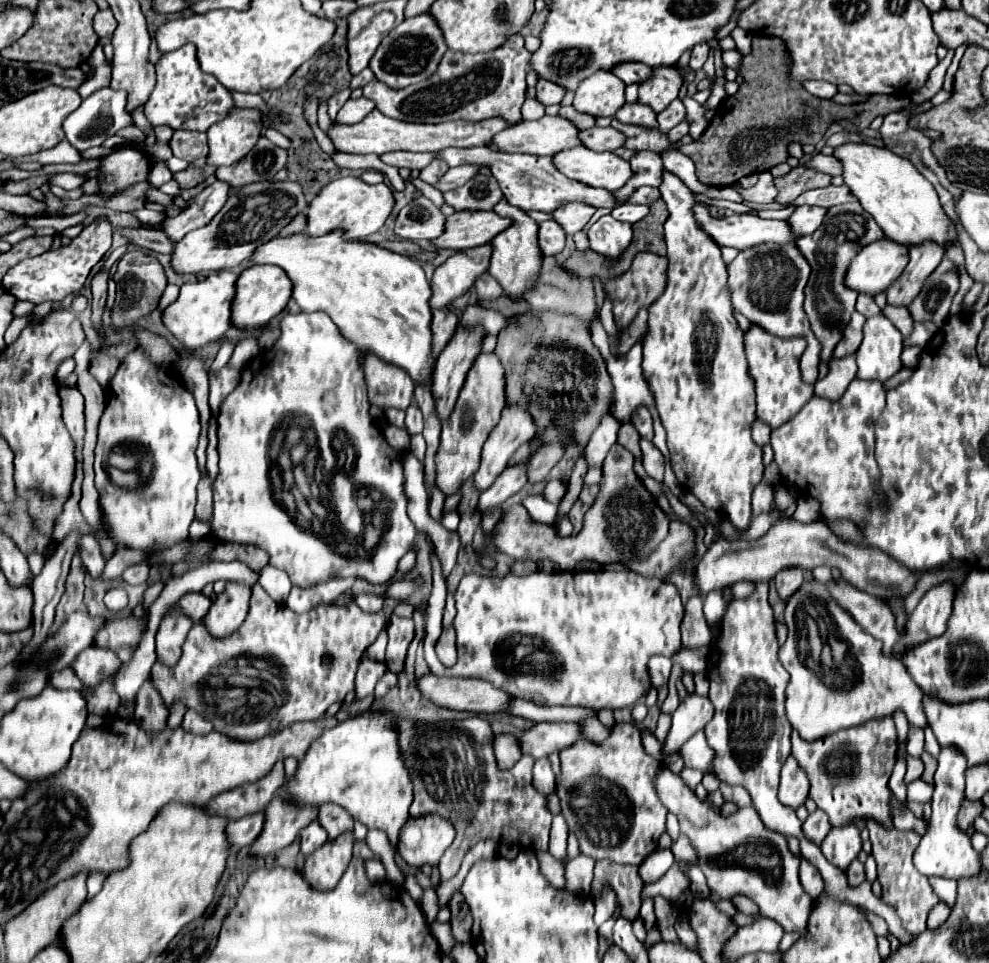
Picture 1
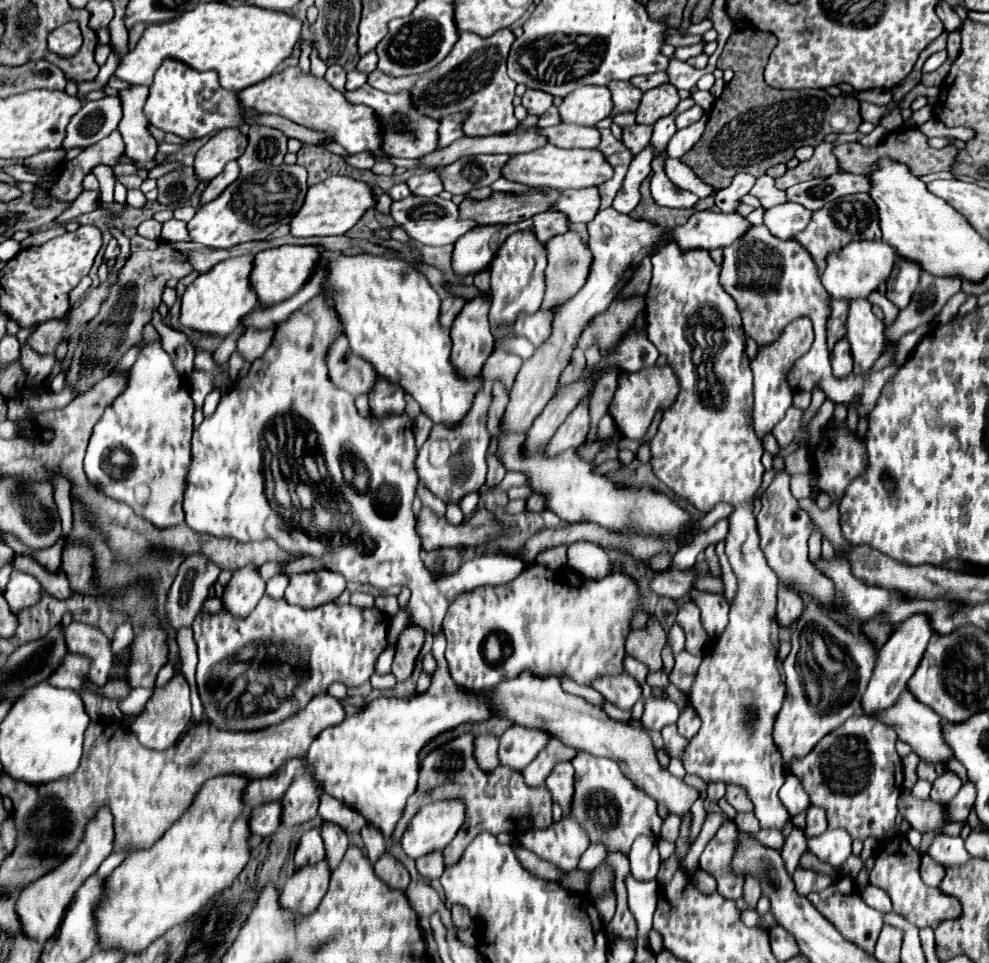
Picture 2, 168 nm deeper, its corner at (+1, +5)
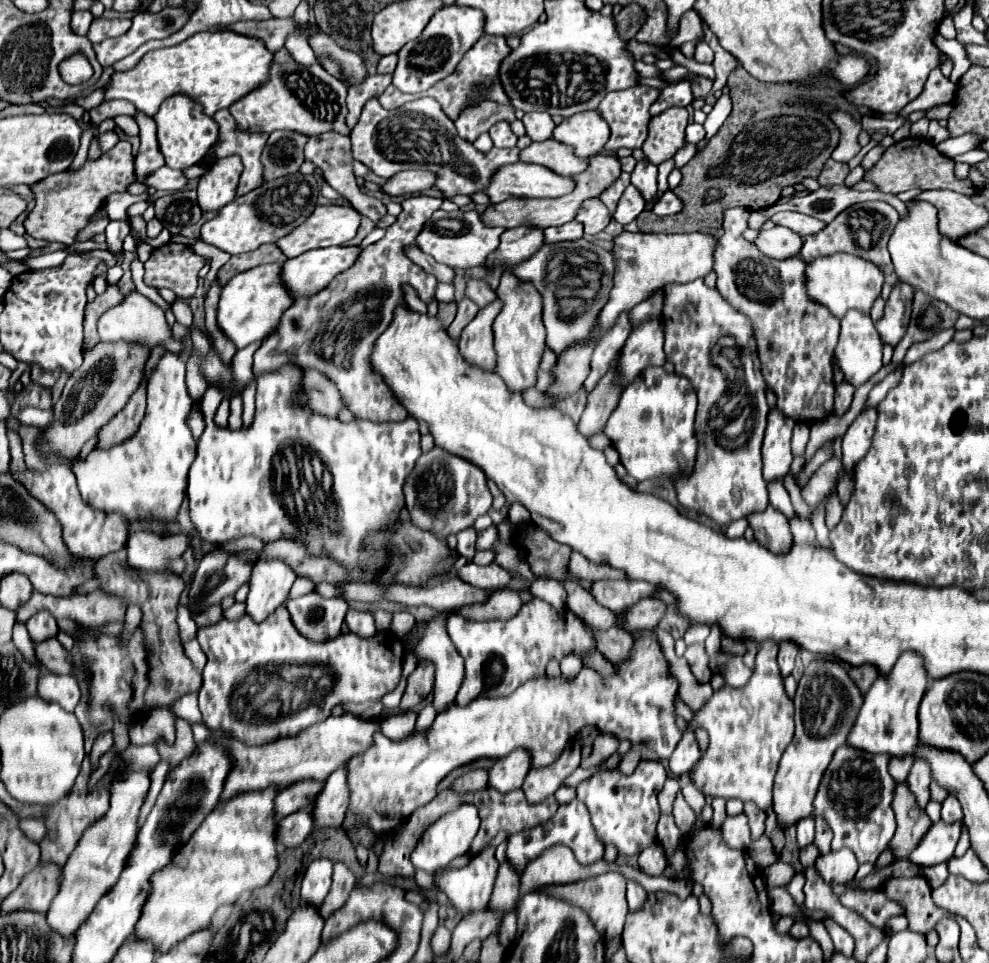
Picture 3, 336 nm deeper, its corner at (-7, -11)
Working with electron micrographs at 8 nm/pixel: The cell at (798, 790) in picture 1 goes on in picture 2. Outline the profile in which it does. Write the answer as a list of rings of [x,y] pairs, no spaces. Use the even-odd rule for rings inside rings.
[[[786,776],[786,782],[784,786],[780,788],[780,800],[782,804],[786,806],[788,814],[794,818],[796,814],[804,812],[808,806],[810,806],[810,800],[808,800],[808,794],[804,792],[800,780],[796,776]]]

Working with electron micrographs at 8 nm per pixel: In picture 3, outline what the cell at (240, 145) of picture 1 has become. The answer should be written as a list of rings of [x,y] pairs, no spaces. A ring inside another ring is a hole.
[[[240,156],[216,160],[198,184],[198,204],[202,212],[214,212],[234,200],[234,190],[242,172]]]

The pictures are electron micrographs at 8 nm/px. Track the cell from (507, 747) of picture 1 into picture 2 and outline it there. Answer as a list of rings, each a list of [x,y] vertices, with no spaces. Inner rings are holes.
[[[482,734],[474,740],[474,760],[482,770],[494,770],[498,762],[498,738]]]

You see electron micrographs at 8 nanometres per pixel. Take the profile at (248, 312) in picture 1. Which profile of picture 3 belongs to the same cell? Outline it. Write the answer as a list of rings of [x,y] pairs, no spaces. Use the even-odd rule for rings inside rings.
[[[332,246],[304,252],[282,264],[282,282],[292,298],[310,298],[330,284],[334,276],[348,270],[360,254],[360,248]]]

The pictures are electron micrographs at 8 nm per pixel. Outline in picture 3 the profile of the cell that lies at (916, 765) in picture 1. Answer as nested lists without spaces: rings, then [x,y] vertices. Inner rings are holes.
[[[916,760],[914,766],[912,766],[912,770],[910,770],[910,774],[908,774],[906,784],[908,784],[908,788],[912,790],[912,794],[916,796],[916,802],[922,808],[930,800],[930,790],[928,790],[930,782],[932,782],[932,778],[930,778],[930,772],[928,772],[928,764],[924,764],[924,760]]]

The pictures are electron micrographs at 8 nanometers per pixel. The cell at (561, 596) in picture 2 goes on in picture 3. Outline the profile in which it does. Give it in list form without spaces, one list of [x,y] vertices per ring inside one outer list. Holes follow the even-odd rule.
[[[540,598],[526,602],[510,620],[476,622],[460,614],[448,618],[448,634],[464,658],[464,680],[456,696],[456,704],[466,706],[478,696],[510,696],[518,686],[532,678],[542,678],[550,660],[562,660],[568,654],[586,660],[590,650],[596,650],[594,628],[578,618],[570,608],[560,614],[554,606]],[[504,662],[504,672],[502,672]]]

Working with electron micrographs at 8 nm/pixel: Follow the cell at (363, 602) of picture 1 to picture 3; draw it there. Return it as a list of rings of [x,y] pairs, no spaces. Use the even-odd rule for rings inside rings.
[[[350,612],[346,616],[346,624],[350,628],[350,632],[358,634],[358,636],[374,636],[376,634],[376,626],[374,626],[374,618],[370,612]]]

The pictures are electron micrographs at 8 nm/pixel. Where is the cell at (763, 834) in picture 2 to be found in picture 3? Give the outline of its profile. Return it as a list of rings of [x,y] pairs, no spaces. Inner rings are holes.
[[[766,836],[754,840],[754,842],[748,846],[748,856],[750,856],[750,858],[756,862],[756,866],[762,868],[762,870],[764,870],[768,864],[772,864],[774,860],[778,860],[776,850],[774,850],[772,842],[770,842]]]

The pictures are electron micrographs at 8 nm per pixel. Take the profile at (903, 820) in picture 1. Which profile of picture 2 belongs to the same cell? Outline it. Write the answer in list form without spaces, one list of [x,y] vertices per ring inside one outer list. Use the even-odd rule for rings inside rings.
[[[938,834],[928,850],[928,854],[938,864],[966,864],[970,860],[968,852],[964,850],[964,840],[960,836],[946,836]]]

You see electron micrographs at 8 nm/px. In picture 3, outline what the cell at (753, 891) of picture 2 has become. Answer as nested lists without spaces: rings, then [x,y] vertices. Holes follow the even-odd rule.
[[[782,860],[774,862],[772,866],[768,866],[764,870],[764,880],[766,880],[768,890],[772,890],[774,886],[780,886],[780,884],[788,884],[792,876],[794,876],[794,868]]]

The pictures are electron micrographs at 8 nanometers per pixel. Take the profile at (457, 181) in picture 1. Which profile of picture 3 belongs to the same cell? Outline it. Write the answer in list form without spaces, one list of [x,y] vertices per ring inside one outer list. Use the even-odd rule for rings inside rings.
[[[412,196],[402,202],[402,214],[396,224],[386,228],[386,236],[364,248],[352,268],[338,274],[330,286],[318,292],[312,298],[296,298],[294,304],[282,314],[278,330],[262,342],[254,354],[254,376],[262,376],[278,370],[282,364],[294,360],[300,362],[300,368],[316,368],[326,372],[342,392],[348,410],[358,418],[372,422],[400,422],[408,418],[406,408],[392,396],[392,390],[376,376],[368,364],[374,340],[388,328],[392,322],[392,308],[404,304],[402,284],[408,282],[418,290],[418,296],[424,302],[434,298],[436,278],[426,274],[420,266],[412,264],[402,252],[406,244],[414,244],[424,222],[442,206],[442,198],[434,196]],[[330,314],[332,314],[332,332],[330,332]]]

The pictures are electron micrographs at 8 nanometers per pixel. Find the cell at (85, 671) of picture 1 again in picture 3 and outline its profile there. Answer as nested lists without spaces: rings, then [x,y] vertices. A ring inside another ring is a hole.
[[[46,672],[38,680],[38,696],[42,700],[60,704],[66,712],[74,712],[76,704],[82,698],[82,692],[74,676],[56,676],[52,672]]]

